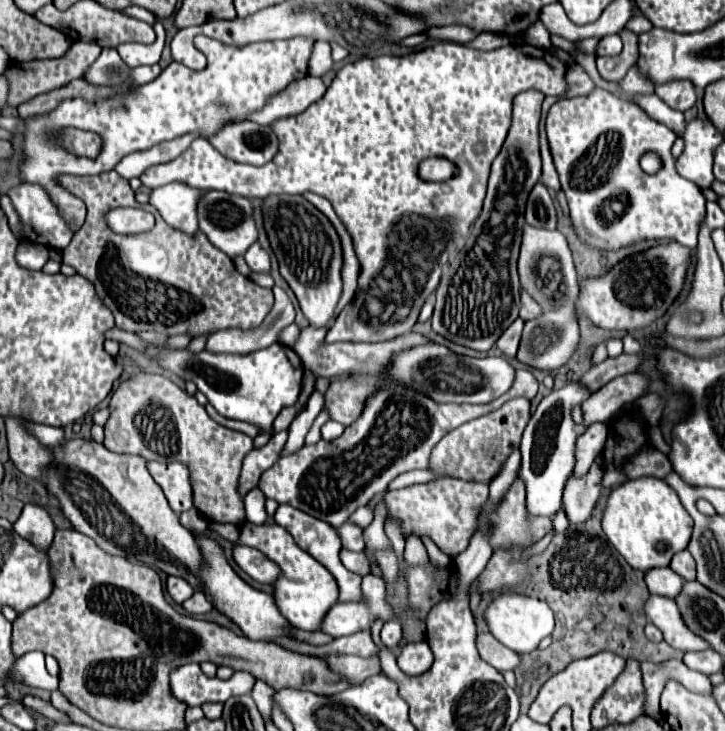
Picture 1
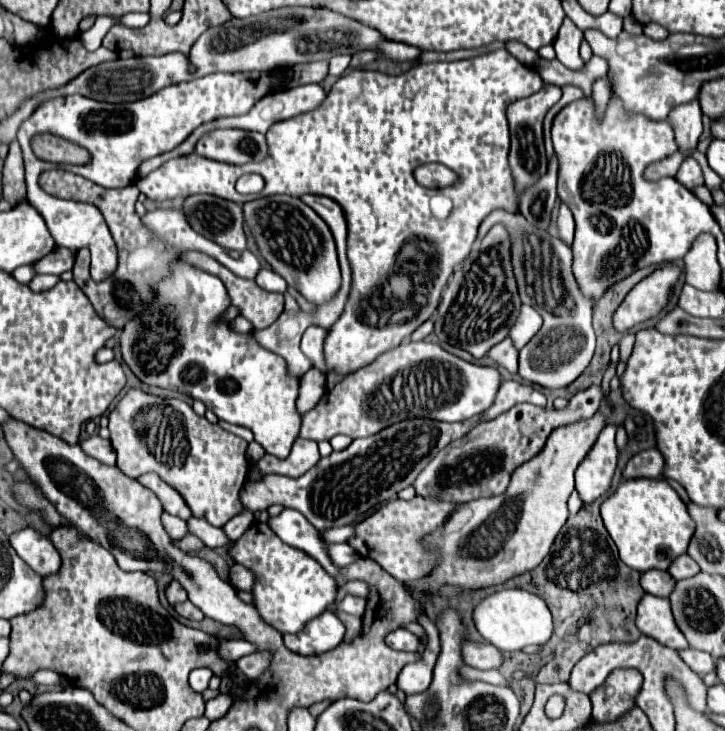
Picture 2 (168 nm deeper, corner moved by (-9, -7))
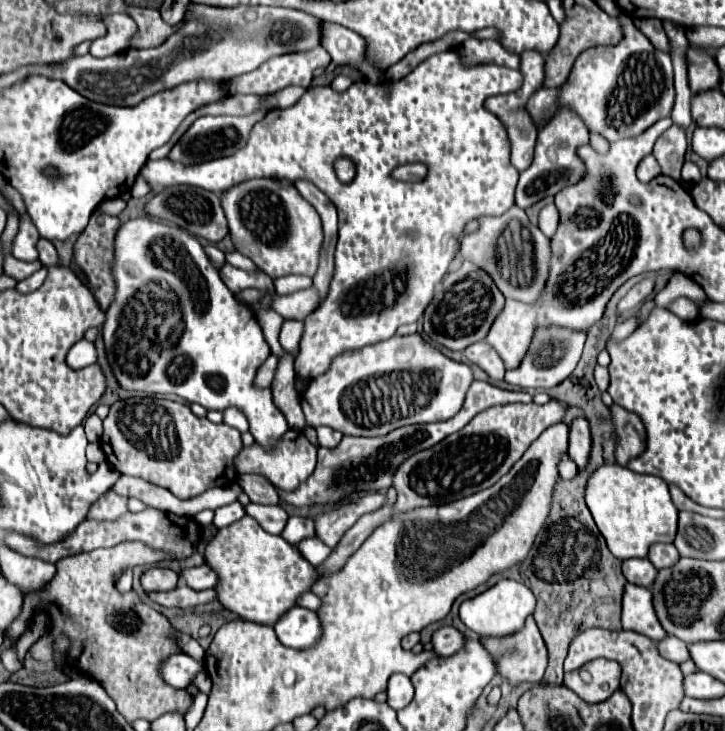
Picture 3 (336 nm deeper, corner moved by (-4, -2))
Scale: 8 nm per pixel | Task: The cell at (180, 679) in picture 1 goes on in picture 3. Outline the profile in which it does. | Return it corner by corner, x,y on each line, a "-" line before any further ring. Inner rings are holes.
185,653
171,655
169,659
165,659
165,663
161,667
163,679
177,689
189,687
199,671
203,671
203,661
197,661

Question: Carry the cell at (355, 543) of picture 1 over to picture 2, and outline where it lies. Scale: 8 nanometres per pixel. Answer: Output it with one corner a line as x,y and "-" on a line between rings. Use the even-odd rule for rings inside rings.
346,542
344,544
328,544
328,546
330,546
330,558
334,560
334,564
338,564
338,568
344,568
360,558
356,554
356,550
352,550

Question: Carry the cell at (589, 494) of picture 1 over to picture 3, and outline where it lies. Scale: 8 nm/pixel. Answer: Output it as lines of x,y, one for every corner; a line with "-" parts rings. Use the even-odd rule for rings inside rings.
575,419
571,423
571,437
569,437
569,457
575,461
575,465
583,471
589,465
591,455
591,427
587,419

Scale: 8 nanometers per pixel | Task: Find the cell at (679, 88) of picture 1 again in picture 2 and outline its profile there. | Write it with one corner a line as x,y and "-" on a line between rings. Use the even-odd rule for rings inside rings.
688,102
688,104
680,104
676,106
670,116
668,122
674,128
674,140
678,144
678,150
684,154
684,158
688,158
692,154
692,150
698,144
698,138
702,134
702,110
700,104

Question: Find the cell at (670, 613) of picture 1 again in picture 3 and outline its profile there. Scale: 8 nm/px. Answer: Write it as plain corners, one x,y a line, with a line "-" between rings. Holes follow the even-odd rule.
631,583
625,585
621,621
623,621
623,629
637,631
641,635
647,635
653,641
661,641
667,637
667,631
657,619
657,613
653,607
653,593
649,589
643,589

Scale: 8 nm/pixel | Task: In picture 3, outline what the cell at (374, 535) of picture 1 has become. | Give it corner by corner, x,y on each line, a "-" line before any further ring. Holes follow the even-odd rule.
393,673
391,679
389,679
389,687
387,687
387,703
395,711
399,711
411,699
413,699
413,683
411,683
411,677
407,677
403,673

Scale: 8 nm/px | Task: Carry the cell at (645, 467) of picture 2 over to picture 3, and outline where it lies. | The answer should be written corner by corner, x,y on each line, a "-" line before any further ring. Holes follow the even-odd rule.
613,405
611,411
613,411
617,435
619,435
619,441
617,441
617,447
615,447
617,463
627,467
627,463
631,459
639,457
645,451
647,433
645,433
641,419
635,413
631,413
631,411
627,411
619,405

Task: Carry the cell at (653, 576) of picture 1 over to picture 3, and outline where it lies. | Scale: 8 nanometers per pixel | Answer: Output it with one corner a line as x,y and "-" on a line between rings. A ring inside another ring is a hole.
629,559
629,561
623,561
623,575
633,585
651,587
655,583
657,569
649,559

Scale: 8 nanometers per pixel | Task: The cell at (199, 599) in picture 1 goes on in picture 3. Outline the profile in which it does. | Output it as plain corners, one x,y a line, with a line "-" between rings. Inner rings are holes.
179,585
175,587
175,591
165,591
165,593
149,593
149,597
163,605
163,607
179,607
179,609
193,609
197,605
209,603
217,599
217,591
205,589
203,591
195,591
187,585

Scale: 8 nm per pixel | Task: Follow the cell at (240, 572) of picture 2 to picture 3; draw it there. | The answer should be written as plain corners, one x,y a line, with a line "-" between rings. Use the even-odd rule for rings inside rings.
209,565
185,569
185,571
183,571
183,579
185,579
185,583
187,583
189,587
193,587
193,589
197,589
197,591
217,587
217,583
219,583
217,573
215,573

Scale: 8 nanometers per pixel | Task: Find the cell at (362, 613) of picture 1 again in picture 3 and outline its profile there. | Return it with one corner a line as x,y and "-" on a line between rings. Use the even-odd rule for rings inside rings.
293,607
293,611
289,611
289,615
281,619
281,623
275,623
273,629
279,641
291,649
313,647
323,635
319,615
305,607

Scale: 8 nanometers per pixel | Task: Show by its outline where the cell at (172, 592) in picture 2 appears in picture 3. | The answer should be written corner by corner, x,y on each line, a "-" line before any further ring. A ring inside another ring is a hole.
149,569
143,573
141,583
145,591
171,591
177,587
177,573
171,569

